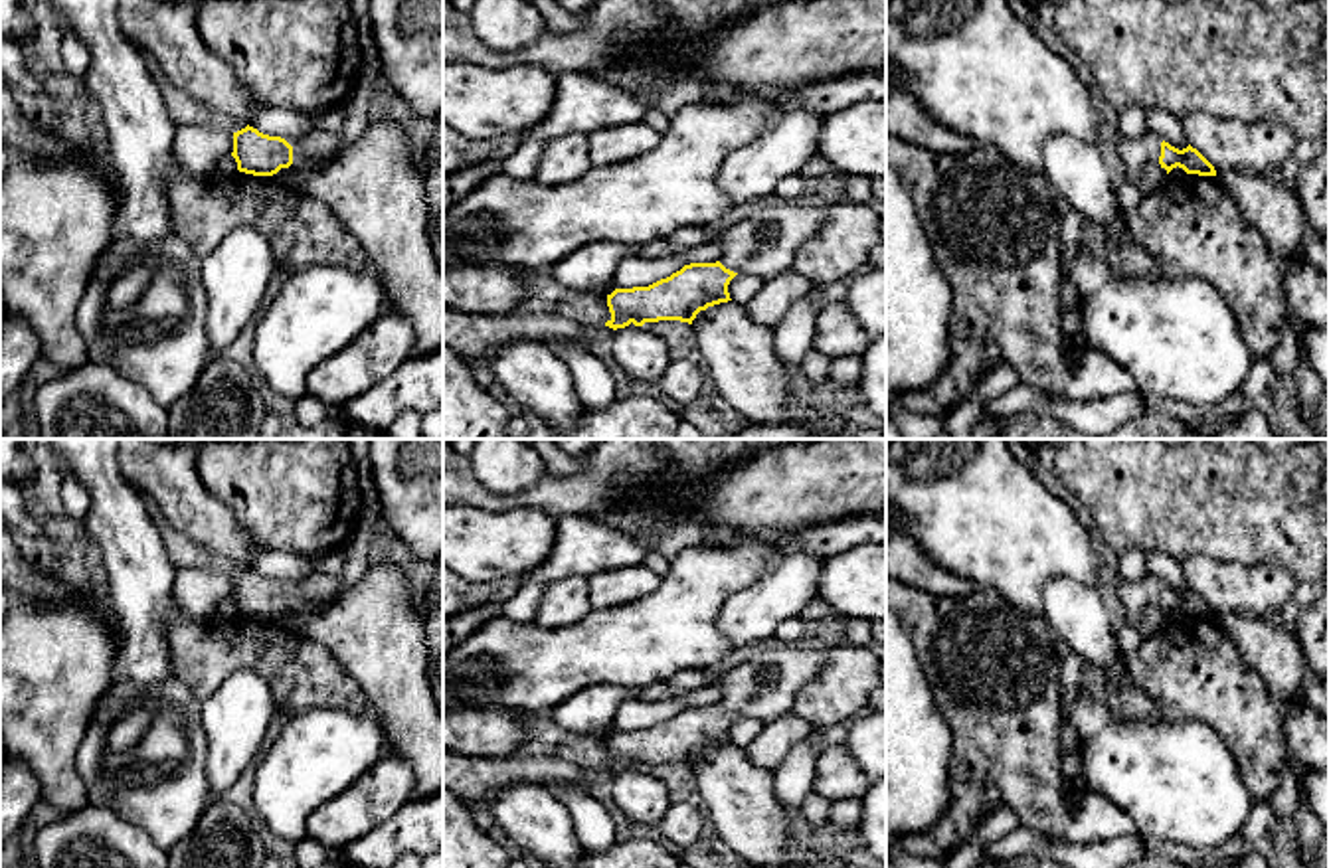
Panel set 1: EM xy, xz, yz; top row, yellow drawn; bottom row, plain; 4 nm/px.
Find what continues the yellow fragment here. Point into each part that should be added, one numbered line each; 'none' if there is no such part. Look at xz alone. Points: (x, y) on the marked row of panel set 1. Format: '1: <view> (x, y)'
1: xz (766, 244)

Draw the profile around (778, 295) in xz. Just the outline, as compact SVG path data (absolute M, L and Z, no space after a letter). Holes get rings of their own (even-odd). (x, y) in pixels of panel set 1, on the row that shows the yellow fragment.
M789 269L767 279L744 310L753 322L773 328L811 289L813 285L803 275Z

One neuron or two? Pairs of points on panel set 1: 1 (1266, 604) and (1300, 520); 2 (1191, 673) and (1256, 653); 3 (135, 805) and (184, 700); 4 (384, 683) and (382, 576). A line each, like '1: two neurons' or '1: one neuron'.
1: two neurons
2: two neurons
3: one neuron
4: one neuron

